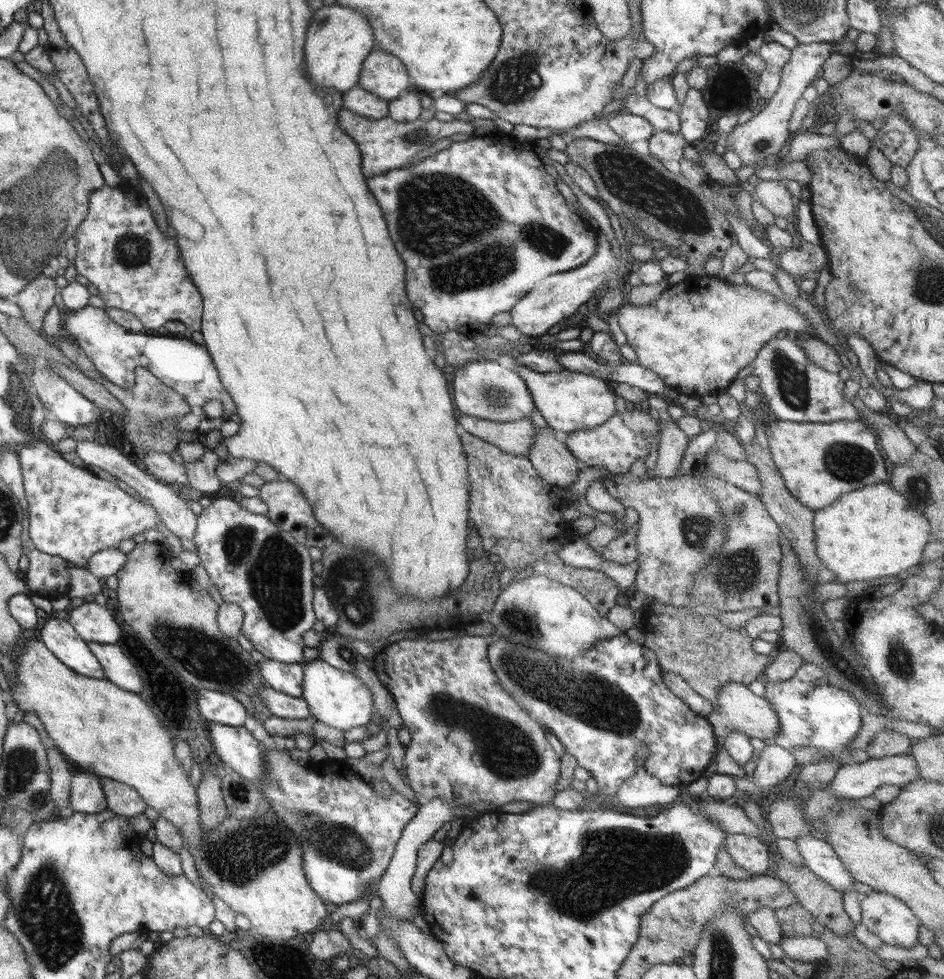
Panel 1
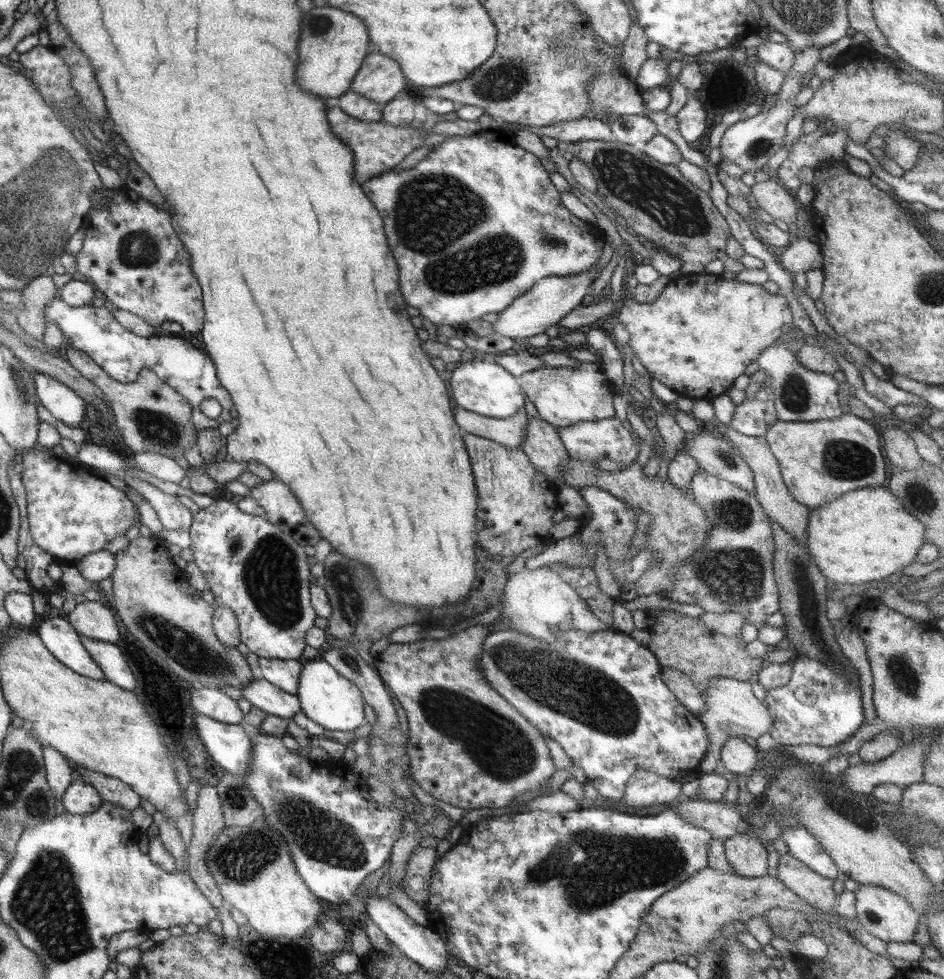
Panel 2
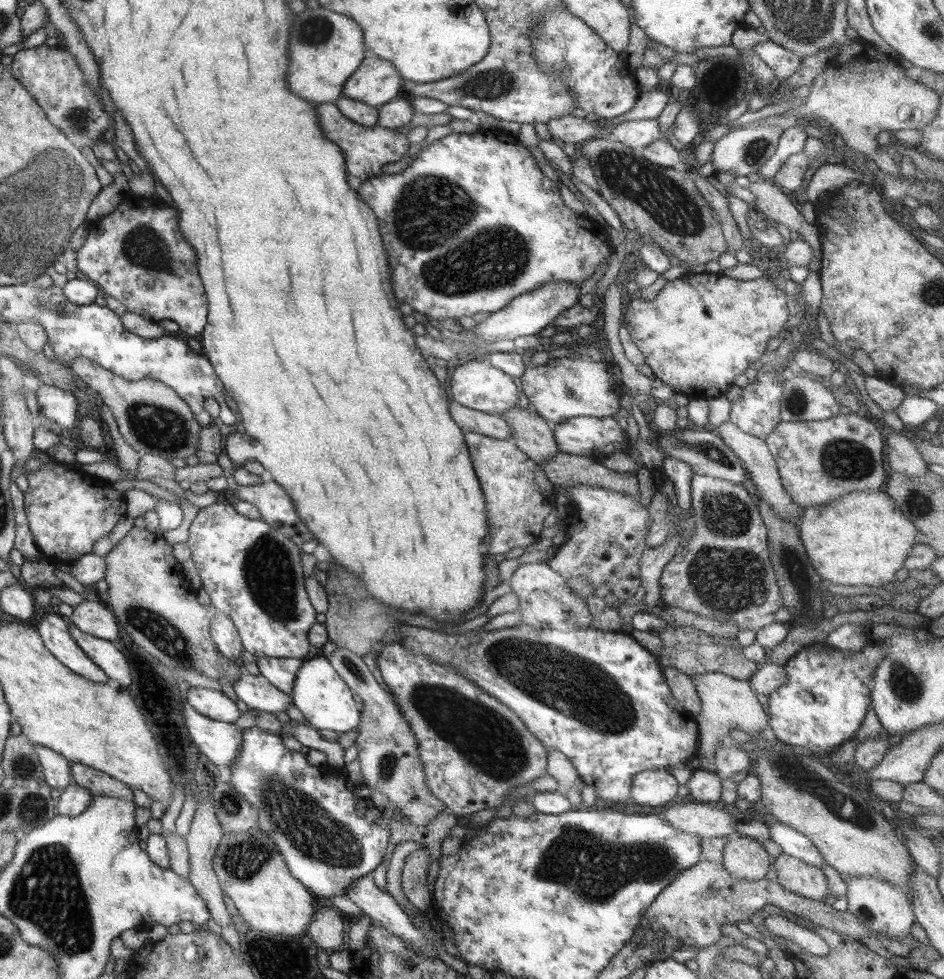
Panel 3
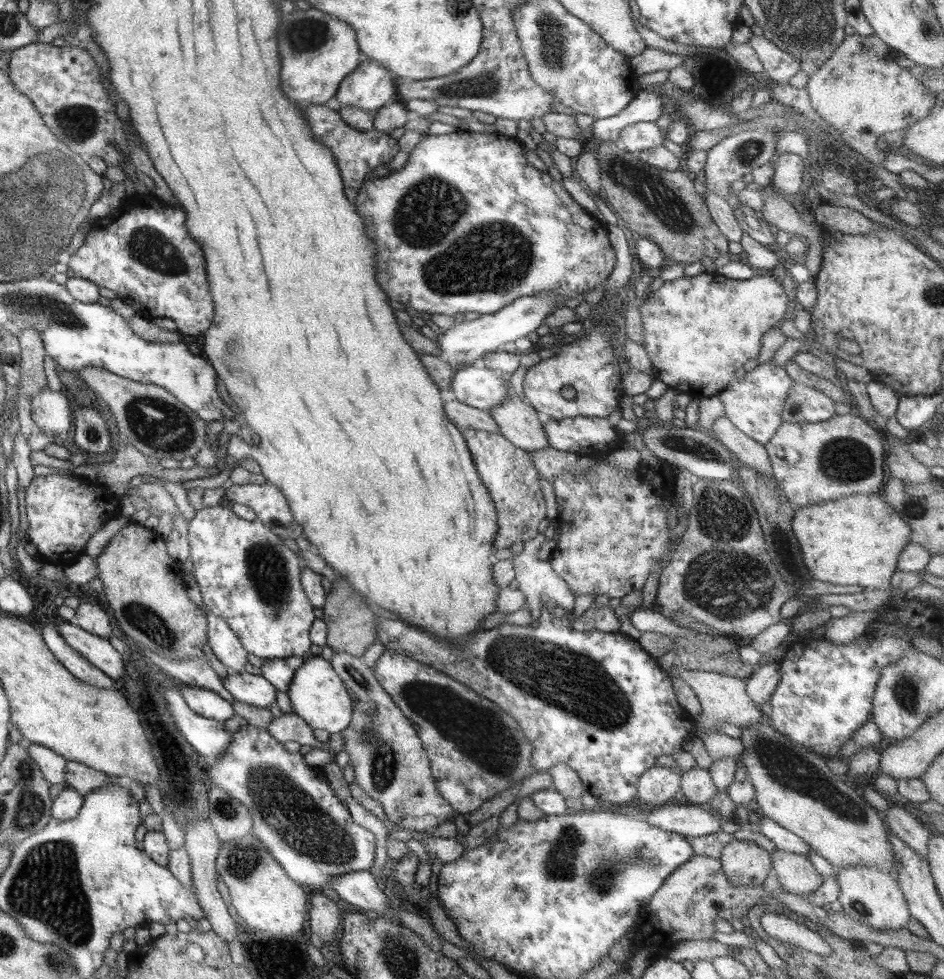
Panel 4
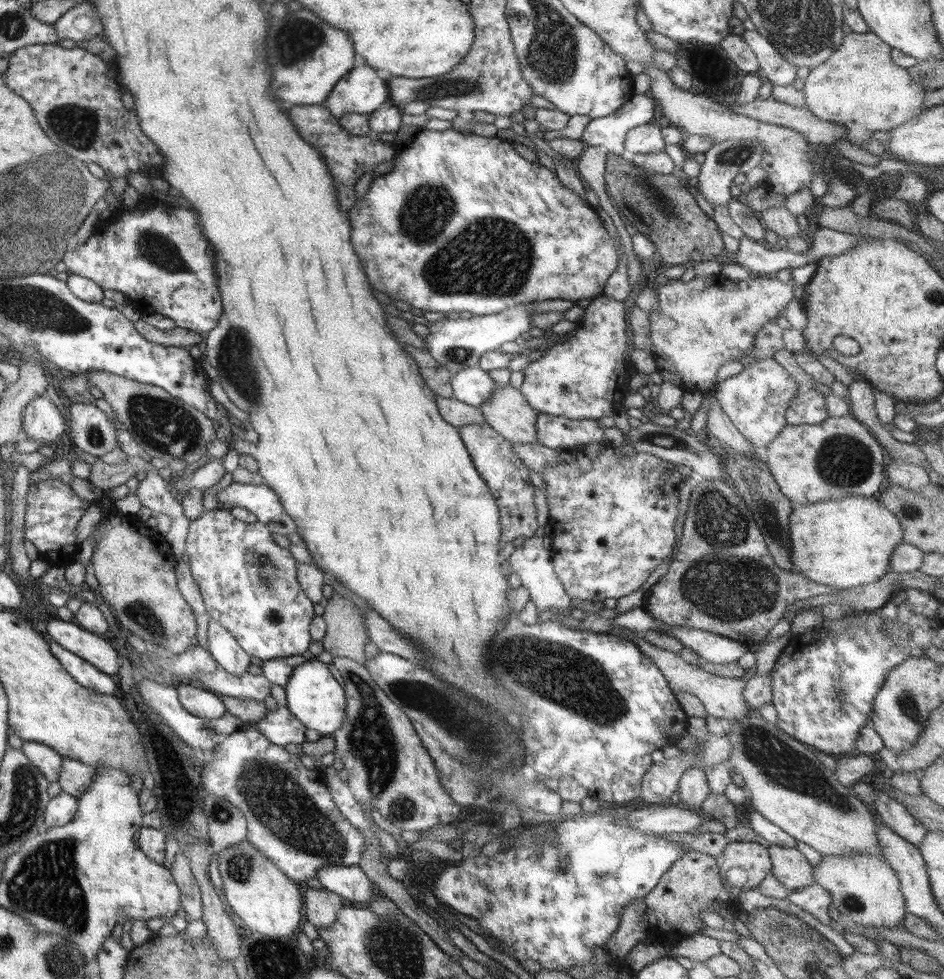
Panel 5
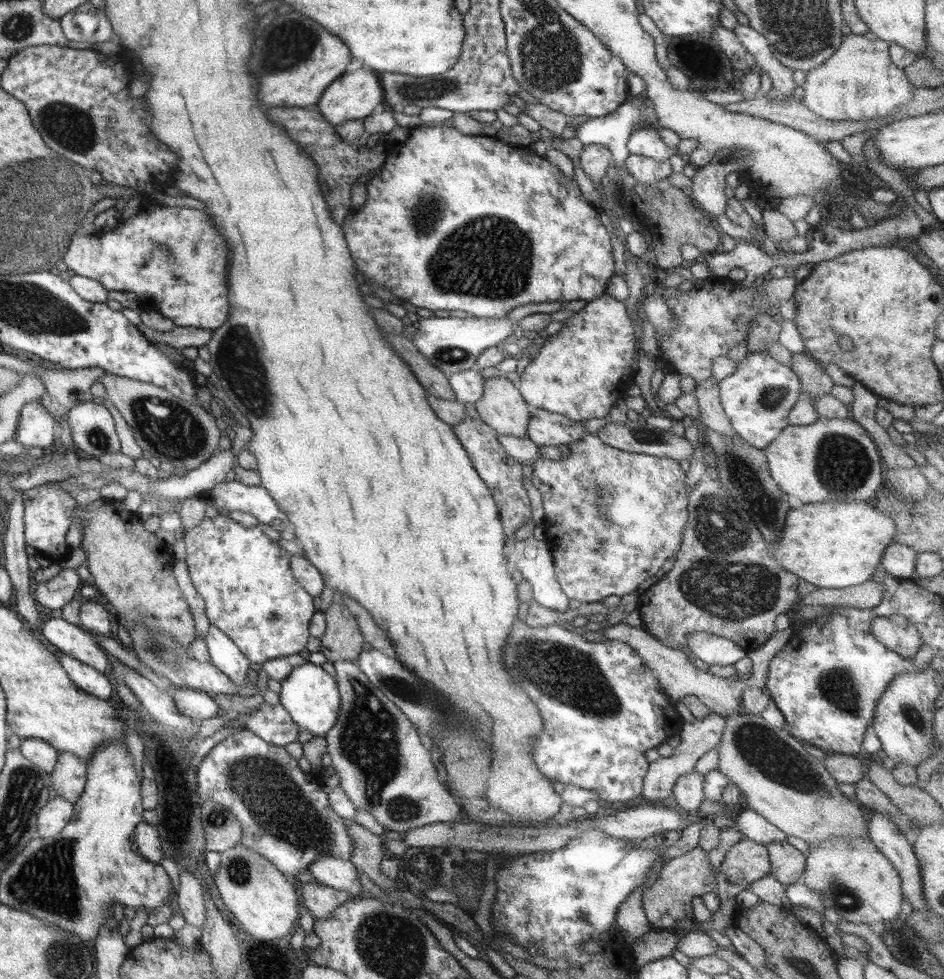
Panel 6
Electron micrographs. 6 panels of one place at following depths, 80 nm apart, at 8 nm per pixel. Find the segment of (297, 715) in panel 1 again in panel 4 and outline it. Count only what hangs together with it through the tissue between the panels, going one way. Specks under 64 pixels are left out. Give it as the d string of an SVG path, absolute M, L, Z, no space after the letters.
M243 670L223 678L225 689L235 698L248 704L269 708L276 702L276 687L262 675Z

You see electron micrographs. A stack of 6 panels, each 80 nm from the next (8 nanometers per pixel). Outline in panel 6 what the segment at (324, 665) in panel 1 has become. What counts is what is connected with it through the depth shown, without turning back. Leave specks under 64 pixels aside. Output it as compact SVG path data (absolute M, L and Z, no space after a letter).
M309 660L294 667L281 682L279 703L290 713L300 730L308 730L314 737L324 737L334 726L340 708L340 695L336 679Z

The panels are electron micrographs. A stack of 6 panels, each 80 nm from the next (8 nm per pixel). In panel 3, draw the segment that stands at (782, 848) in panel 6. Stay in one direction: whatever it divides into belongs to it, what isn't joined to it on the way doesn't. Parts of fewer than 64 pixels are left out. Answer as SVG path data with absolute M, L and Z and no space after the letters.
M784 853L775 857L775 868L777 882L786 890L817 901L828 898L828 881L822 869Z

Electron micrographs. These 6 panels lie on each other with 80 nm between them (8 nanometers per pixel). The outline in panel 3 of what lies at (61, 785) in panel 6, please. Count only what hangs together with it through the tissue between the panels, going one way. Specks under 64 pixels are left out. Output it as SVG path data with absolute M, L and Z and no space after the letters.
M70 762L70 769L73 772L73 784L88 788L90 793L134 802L134 790L108 774L78 762Z

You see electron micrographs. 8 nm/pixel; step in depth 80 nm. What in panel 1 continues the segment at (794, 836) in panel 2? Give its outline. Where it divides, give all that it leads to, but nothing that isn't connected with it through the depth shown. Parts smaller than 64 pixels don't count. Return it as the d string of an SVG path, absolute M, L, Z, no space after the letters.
M802 836L795 840L798 851L805 864L816 876L825 880L831 887L844 894L847 890L853 890L852 875L846 870L845 864L836 855L836 851L824 840Z

